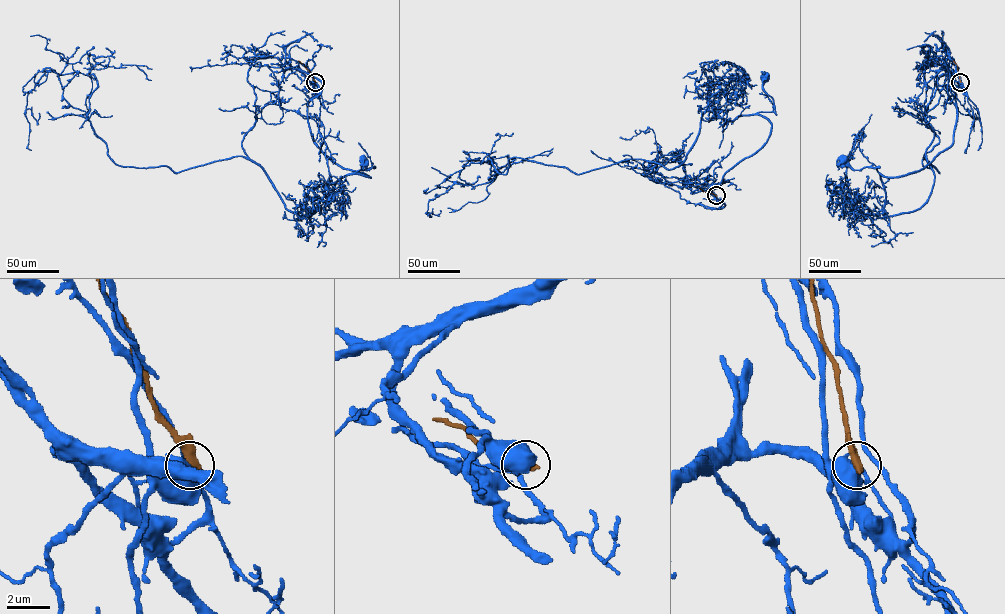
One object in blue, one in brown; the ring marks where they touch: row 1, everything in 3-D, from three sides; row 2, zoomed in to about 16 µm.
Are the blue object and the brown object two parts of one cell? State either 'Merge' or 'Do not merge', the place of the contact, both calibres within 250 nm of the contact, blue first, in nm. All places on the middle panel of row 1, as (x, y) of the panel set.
Do not merge. Place: (716, 195). Thickness 420 nm (blue) against 480 nm

